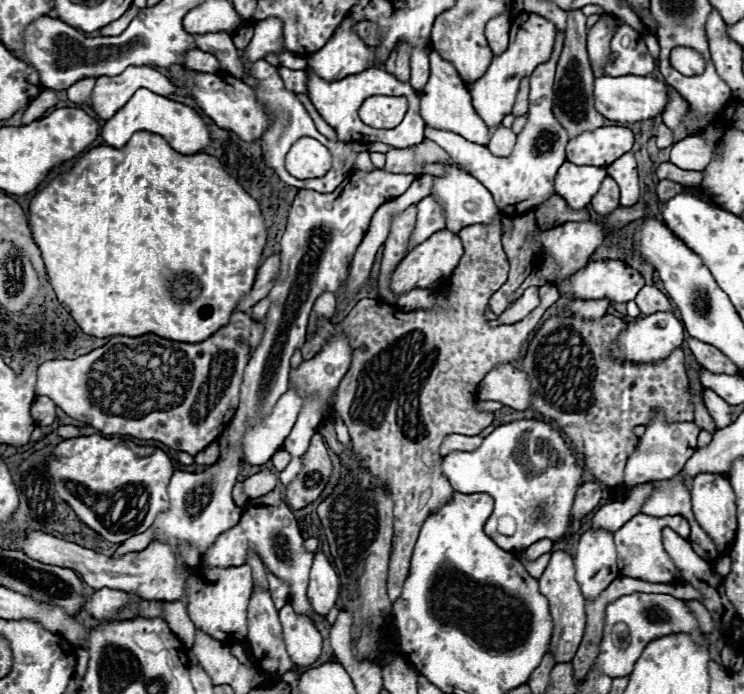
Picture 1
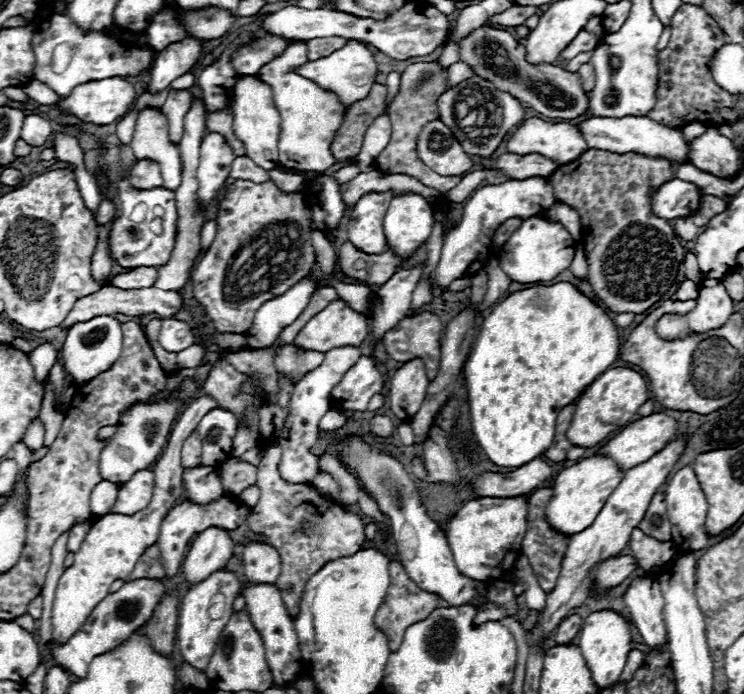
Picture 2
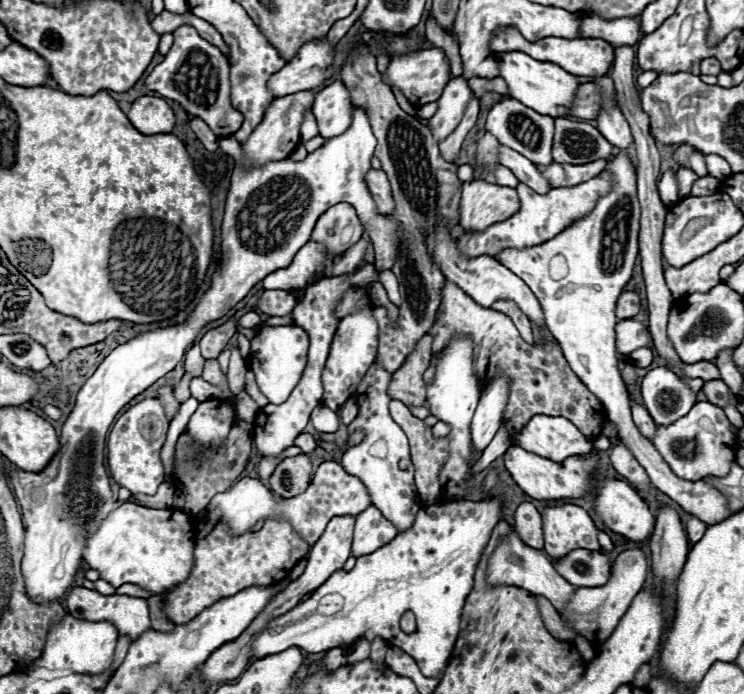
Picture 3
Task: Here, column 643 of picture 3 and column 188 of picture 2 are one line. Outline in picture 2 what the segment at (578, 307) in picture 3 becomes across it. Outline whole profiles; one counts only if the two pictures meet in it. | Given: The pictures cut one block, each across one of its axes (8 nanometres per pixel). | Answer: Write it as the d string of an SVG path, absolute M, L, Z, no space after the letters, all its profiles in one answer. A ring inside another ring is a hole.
M194 430L186 440L184 440L184 446L182 446L182 466L188 468L188 466L198 466L200 464L200 448L202 448L202 440L198 436L198 432Z

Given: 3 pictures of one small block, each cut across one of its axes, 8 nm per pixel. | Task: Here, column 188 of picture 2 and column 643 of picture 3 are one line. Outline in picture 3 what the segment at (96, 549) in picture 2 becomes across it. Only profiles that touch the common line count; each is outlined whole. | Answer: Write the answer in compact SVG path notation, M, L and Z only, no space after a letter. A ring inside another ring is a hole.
M634 404L632 406L632 418L634 418L634 424L638 426L638 430L642 432L642 436L646 436L648 440L652 440L656 424L654 424L652 416L648 414L648 410L644 408L644 404Z

